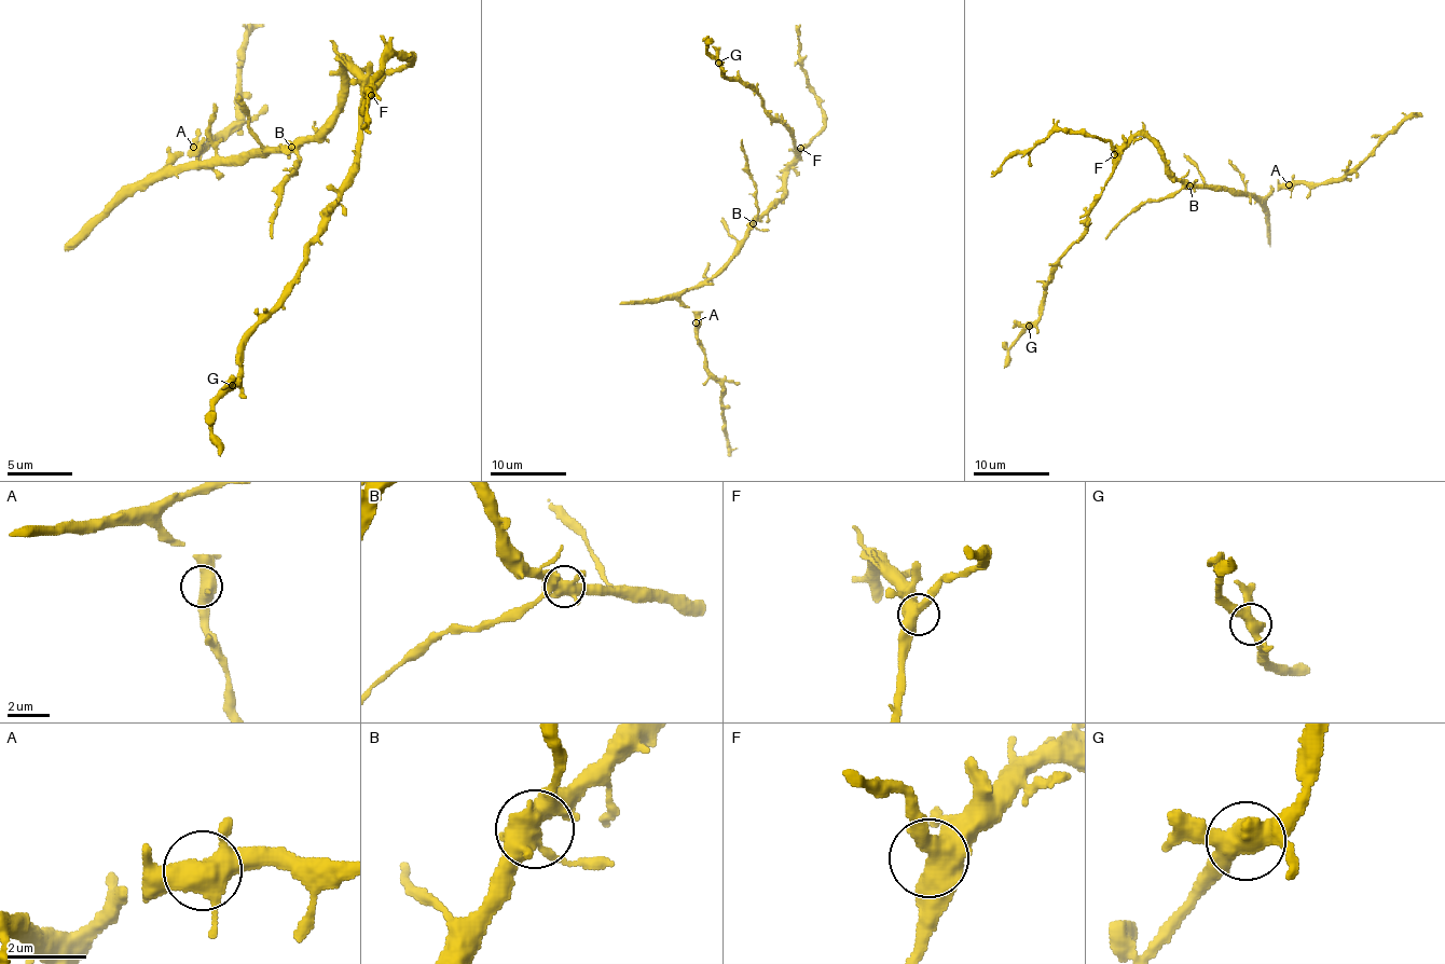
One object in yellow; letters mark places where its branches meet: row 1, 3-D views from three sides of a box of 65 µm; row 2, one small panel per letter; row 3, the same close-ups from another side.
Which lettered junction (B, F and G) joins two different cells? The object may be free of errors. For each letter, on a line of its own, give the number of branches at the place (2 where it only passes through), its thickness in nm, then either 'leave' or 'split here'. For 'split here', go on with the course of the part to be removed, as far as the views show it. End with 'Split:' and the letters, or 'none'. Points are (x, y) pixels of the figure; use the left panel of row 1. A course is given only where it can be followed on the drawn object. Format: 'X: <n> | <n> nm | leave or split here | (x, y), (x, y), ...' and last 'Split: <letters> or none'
B: 4 | 480 nm | leave
F: 3 | 500 nm | leave
G: 4 | 440 nm | leave
Split: none

